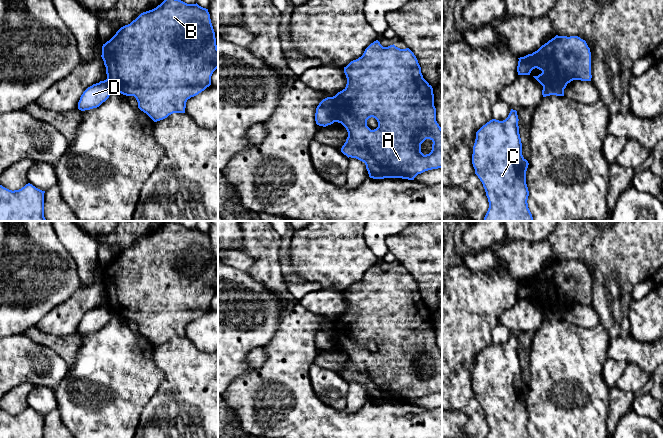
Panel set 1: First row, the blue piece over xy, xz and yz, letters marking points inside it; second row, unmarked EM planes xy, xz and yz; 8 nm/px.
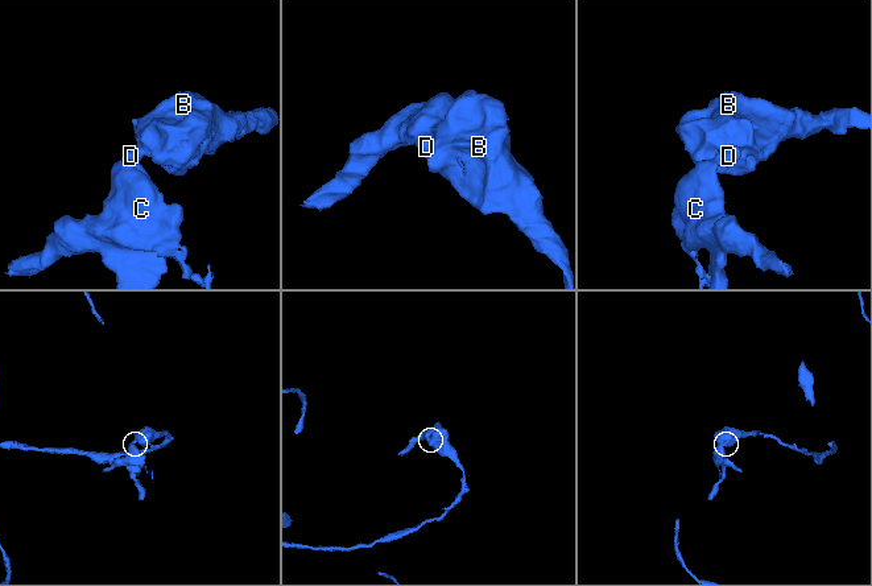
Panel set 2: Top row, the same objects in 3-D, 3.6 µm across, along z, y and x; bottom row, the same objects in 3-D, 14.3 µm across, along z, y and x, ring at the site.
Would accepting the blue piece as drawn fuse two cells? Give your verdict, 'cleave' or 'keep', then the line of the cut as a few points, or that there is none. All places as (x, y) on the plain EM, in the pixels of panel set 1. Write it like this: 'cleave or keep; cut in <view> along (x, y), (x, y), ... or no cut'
cleave; cut in xz along (332, 321), (335, 345)

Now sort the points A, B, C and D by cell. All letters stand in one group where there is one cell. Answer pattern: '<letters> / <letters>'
A B / C D

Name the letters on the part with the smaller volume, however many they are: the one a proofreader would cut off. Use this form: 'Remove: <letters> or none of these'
Remove: C, D

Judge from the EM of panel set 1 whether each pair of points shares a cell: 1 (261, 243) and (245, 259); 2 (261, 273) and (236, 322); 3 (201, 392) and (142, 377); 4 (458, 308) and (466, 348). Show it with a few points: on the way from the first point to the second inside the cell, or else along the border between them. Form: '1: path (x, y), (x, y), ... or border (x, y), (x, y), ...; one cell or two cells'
1: border (239, 249), (253, 259), (253, 265), (248, 270); two cells
2: border (247, 271), (267, 289), (277, 293); two cells
3: border (154, 360), (163, 372), (163, 380), (148, 401); two cells
4: path (458, 318), (458, 338); one cell

